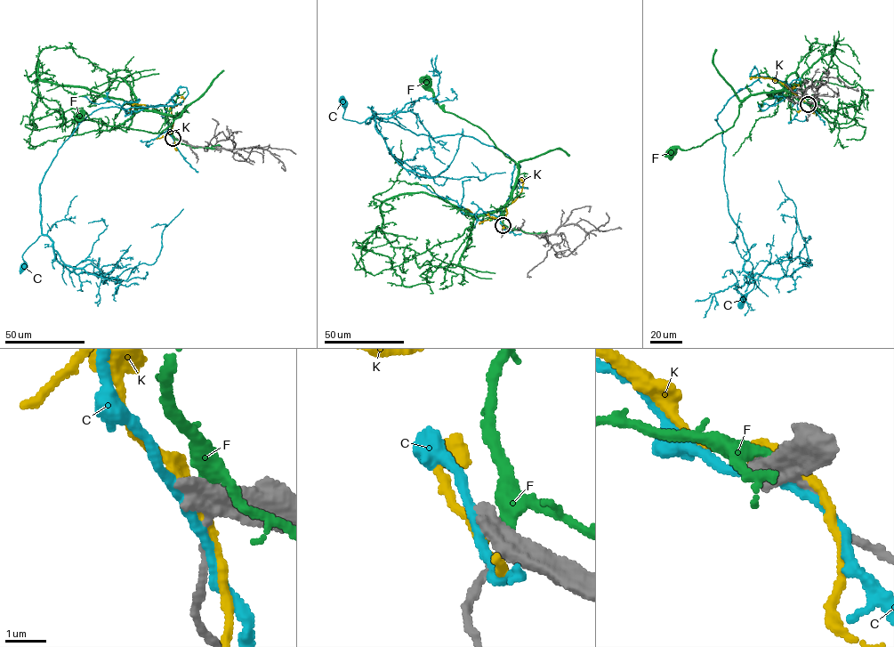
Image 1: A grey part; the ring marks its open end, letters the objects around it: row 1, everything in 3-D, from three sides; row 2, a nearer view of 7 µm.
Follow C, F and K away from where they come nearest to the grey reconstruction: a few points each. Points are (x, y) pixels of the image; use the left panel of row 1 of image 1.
C: (173, 140), (165, 107), (172, 96), (173, 106), (88, 115), (39, 187), (42, 234), (24, 266)
F: (173, 138), (166, 116), (181, 114), (163, 131), (154, 133), (105, 125), (90, 119), (84, 112), (81, 112)
K: (173, 138), (170, 133), (173, 117), (151, 107), (136, 103), (128, 113)

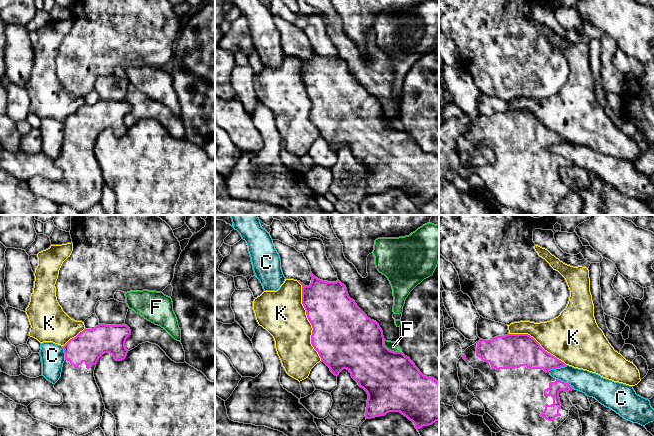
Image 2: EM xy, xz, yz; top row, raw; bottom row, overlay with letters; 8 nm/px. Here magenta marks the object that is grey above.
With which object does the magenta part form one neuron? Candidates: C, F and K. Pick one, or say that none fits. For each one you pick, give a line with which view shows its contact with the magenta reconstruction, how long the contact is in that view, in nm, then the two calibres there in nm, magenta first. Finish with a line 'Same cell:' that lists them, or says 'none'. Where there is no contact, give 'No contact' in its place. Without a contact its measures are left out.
Same cell: none

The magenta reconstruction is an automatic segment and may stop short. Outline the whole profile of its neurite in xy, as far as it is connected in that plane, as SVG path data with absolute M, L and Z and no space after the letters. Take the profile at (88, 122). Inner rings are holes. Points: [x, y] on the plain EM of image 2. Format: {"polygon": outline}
{"polygon": "M99 100L94 105L85 104L76 113L70 115L63 122L65 137L61 153L54 160L54 164L62 170L63 178L60 181L51 181L35 176L27 182L29 190L34 195L47 198L57 204L68 205L78 212L86 211L98 204L105 181L94 153L96 140L105 129L110 129L116 137L124 136L128 129L125 118L130 111L131 106L125 100Z"}

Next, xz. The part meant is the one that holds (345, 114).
{"polygon": "M312 48L310 50L309 62L298 58L302 61L302 80L313 104L311 120L335 152L347 145L367 168L366 195L400 188L414 199L417 206L439 197L439 158L424 152L402 128L391 127L384 121L379 100L368 94L349 73L344 60L339 56L323 57Z"}

